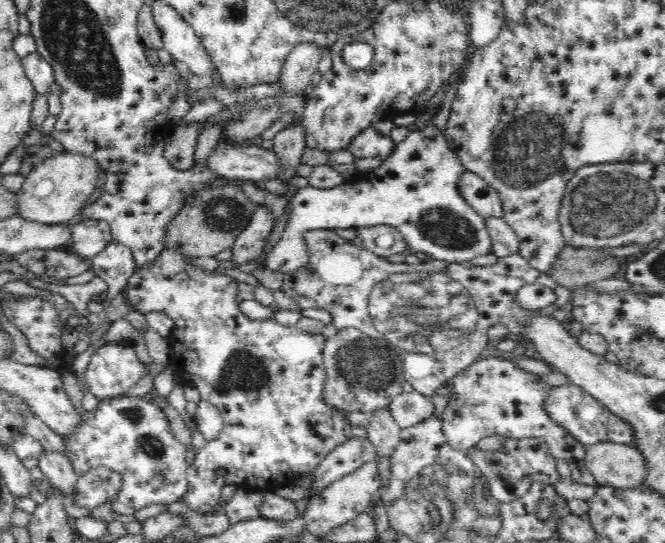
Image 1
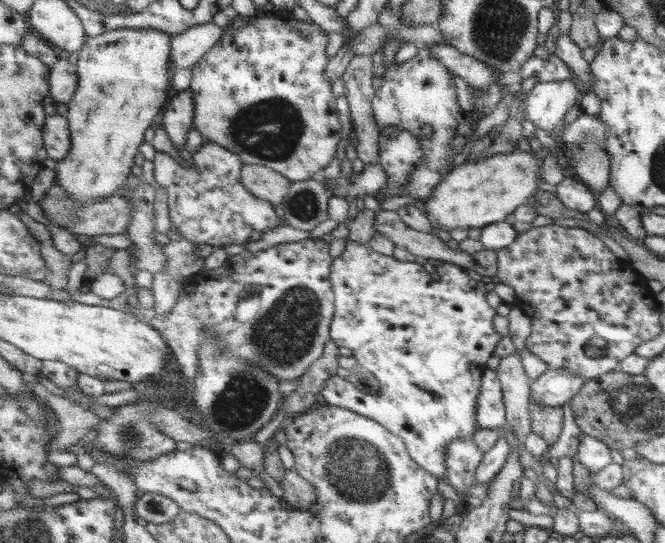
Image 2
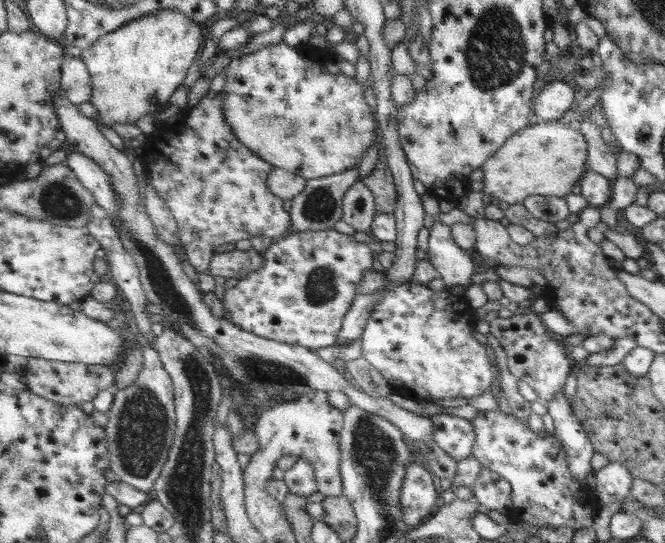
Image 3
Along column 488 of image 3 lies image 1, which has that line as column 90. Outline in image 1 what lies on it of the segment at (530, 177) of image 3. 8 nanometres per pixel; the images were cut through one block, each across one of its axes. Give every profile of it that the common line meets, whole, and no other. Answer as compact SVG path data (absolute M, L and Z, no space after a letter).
M60 152L33 166L33 169L25 176L25 181L18 192L15 193L15 216L28 222L39 224L57 225L69 223L76 214L81 213L84 206L98 193L99 181L95 162L86 156Z

